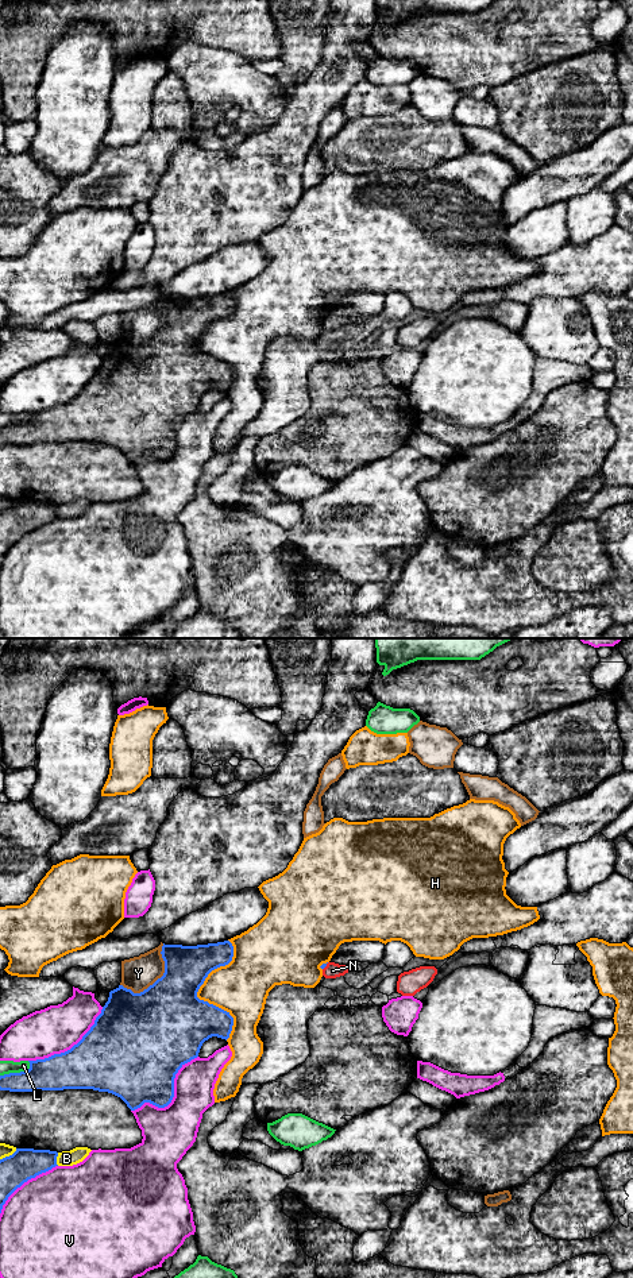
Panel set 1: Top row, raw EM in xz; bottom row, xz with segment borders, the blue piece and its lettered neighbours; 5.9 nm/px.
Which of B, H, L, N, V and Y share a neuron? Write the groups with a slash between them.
B / H / L / N / V / Y

